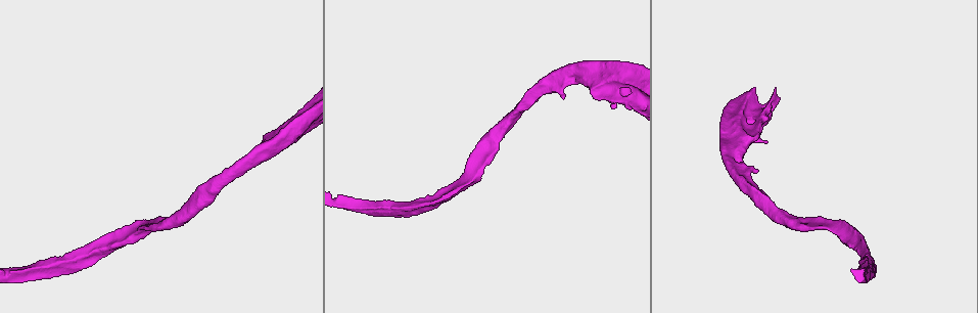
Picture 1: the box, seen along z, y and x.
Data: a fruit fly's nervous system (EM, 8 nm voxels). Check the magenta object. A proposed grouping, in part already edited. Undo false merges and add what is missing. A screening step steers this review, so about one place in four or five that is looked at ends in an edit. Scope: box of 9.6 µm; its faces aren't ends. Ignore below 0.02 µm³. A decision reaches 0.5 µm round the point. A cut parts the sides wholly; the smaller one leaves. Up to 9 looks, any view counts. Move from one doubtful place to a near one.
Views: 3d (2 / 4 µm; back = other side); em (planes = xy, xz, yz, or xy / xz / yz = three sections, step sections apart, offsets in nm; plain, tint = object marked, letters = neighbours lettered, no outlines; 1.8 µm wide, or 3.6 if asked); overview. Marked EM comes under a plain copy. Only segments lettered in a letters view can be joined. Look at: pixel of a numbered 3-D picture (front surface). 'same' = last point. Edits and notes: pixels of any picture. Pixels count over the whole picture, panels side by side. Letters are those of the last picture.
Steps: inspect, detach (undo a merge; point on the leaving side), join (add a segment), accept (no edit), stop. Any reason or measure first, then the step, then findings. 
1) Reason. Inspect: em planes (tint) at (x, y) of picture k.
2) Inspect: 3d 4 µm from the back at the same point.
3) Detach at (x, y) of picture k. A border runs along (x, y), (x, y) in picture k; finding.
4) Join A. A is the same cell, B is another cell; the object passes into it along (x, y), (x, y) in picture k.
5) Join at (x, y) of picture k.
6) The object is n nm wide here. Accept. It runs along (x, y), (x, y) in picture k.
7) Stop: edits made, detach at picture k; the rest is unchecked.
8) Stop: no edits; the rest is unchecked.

Thick end. Inspect: 3d 2 µm at (768, 106) of picture 1.

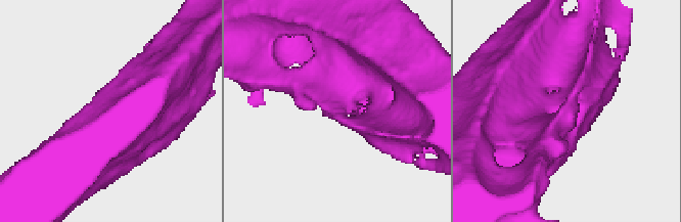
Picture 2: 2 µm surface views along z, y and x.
Now the EM. Inspect: em 3.6 µm planes (letters) at (327, 113) of picture 2.

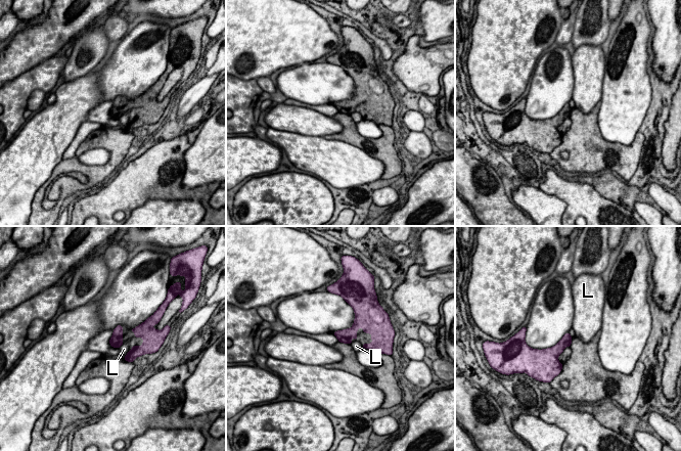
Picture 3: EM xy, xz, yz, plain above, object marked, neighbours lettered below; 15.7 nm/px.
Accept. L is another cell; a border runs along (123, 343), (119, 348) in picture 3; none of them fits.

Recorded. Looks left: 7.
Branch stops here. Inspect: em xz step 4 (tint) at (562, 96) of picture 1.

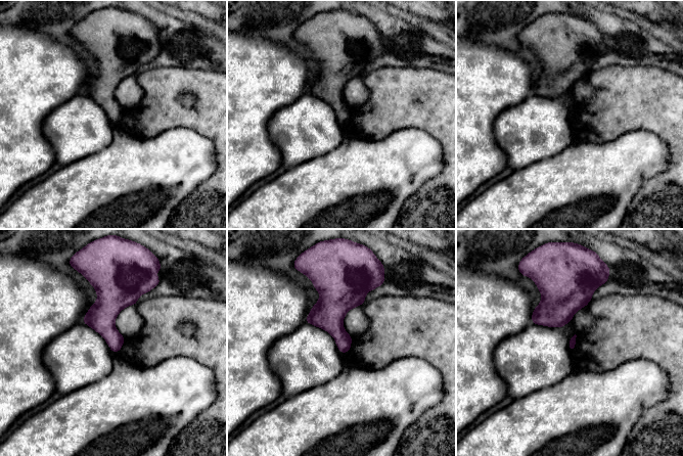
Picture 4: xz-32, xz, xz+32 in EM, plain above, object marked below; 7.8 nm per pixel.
Inspect: em planes (letters) at the same point.

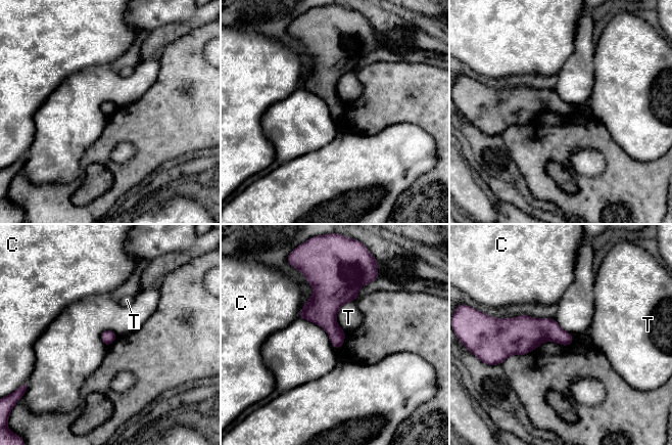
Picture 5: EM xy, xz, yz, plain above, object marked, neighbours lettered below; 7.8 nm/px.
Accept. C and T are other cells; a border runs along (353, 300), (336, 316), (344, 331) in picture 5; no lettered segment goes on from it.

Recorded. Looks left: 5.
Branch point. Inspect: em xz step 4 (tint) at (169, 221) of picture 1.

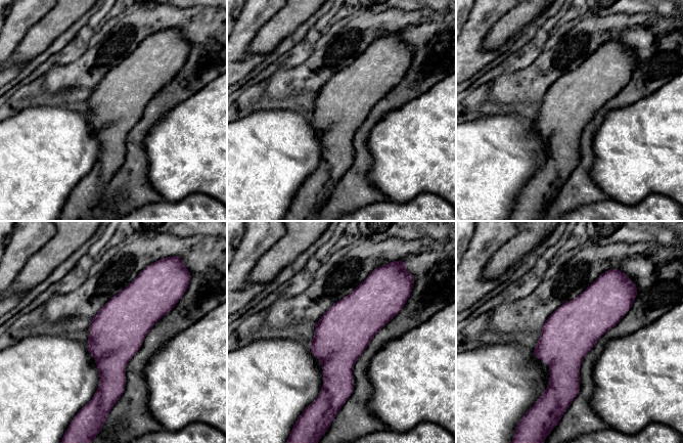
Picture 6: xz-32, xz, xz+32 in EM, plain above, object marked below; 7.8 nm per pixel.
Inspect: em planes (letters) at the same point.

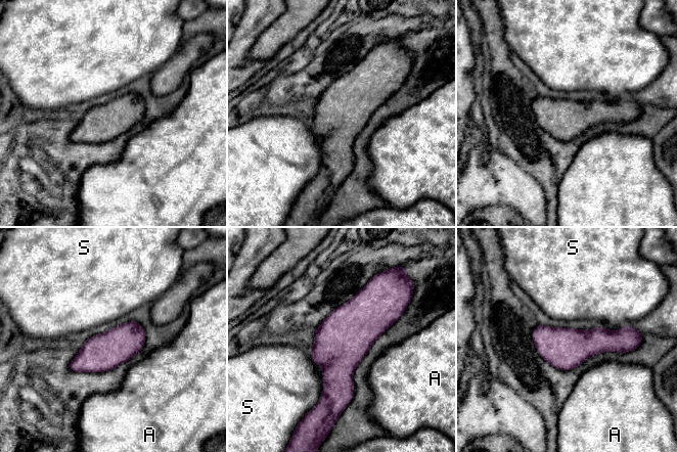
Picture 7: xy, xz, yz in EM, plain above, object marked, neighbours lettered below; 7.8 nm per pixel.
The object is 300 nm wide here. Accept. A and S are other cells; a border runs along (310, 352), (323, 379), (313, 407) in picture 7; continuous, no second neuron.

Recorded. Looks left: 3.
Arms part here. Inspect: em xy step 4 (letters) at (862, 263) of picture 1.

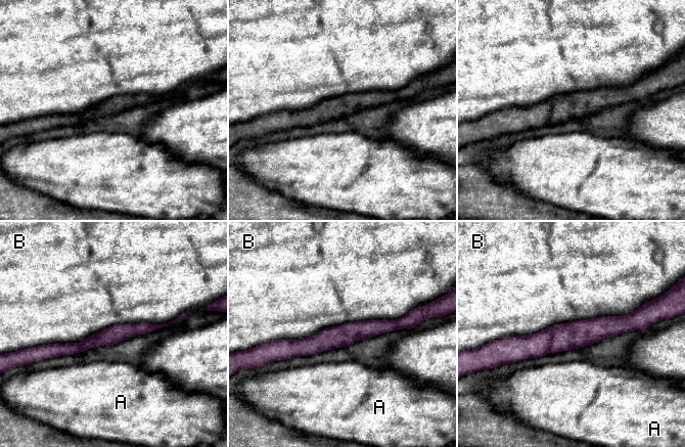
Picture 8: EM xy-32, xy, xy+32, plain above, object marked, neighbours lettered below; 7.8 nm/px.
The object is 140 nm wide here. Accept. A and B are other cells; a border runs along (409, 311), (272, 342) in picture 8; continuous, no second neuron.

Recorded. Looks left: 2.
Stop: no edits; the rest is unchecked.

